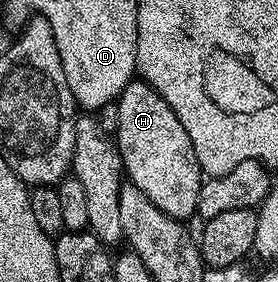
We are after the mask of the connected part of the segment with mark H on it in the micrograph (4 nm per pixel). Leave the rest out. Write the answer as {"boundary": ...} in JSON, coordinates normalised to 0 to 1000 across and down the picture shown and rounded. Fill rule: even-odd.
{"boundary":[[[482,273],[442,316],[421,351],[428,387],[428,443],[414,475],[421,539],[435,550],[435,585],[460,645],[482,649],[514,684],[529,684],[554,727],[572,727],[586,755],[655,784],[680,784],[709,762],[716,727],[716,670],[730,645],[730,582],[701,557],[701,528],[687,514],[687,486],[673,486],[673,457],[658,457],[644,415],[629,415],[622,379],[572,344],[572,330],[504,273]]]}

